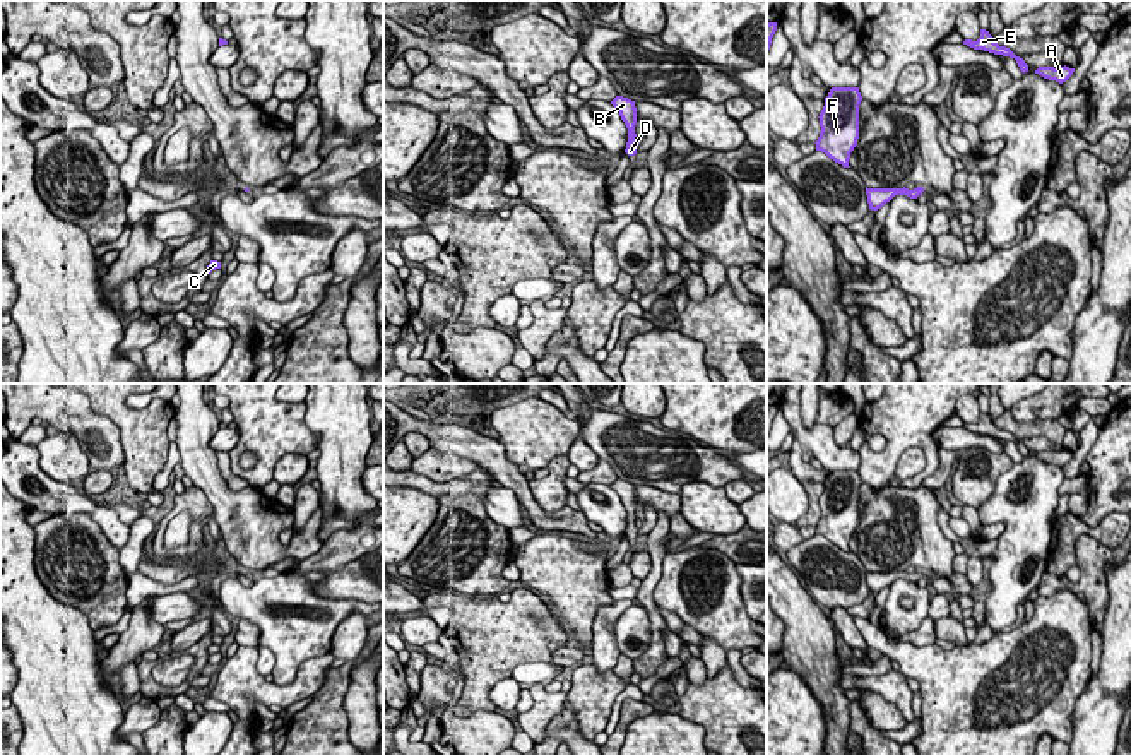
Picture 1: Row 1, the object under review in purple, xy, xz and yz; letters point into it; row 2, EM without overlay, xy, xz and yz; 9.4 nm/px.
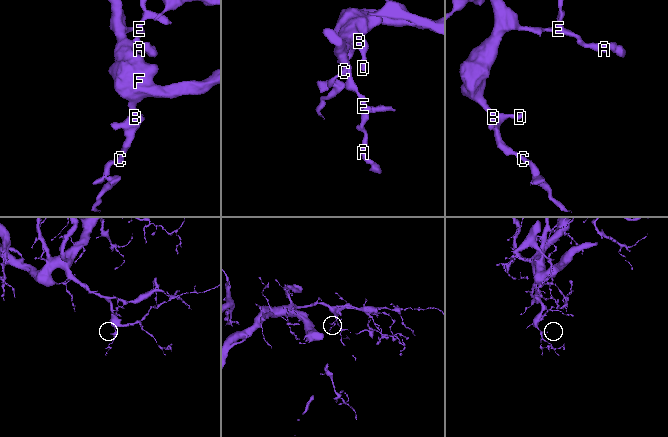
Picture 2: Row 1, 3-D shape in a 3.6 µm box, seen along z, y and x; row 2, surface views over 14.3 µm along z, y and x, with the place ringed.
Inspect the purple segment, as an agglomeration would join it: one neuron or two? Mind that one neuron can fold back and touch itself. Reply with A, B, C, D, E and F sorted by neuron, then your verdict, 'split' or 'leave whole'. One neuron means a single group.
A B C D E F | leave whole

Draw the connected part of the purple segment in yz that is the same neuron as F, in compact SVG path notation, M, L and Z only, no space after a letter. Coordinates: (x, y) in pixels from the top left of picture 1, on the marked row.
M832 87L818 116L821 132L814 142L816 151L844 168L850 168L850 152L857 146L861 101L859 87Z

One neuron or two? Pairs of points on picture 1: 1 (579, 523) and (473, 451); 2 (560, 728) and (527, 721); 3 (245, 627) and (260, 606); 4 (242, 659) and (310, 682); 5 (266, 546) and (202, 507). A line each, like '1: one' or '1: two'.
1: one
2: two
3: two
4: one
5: two

